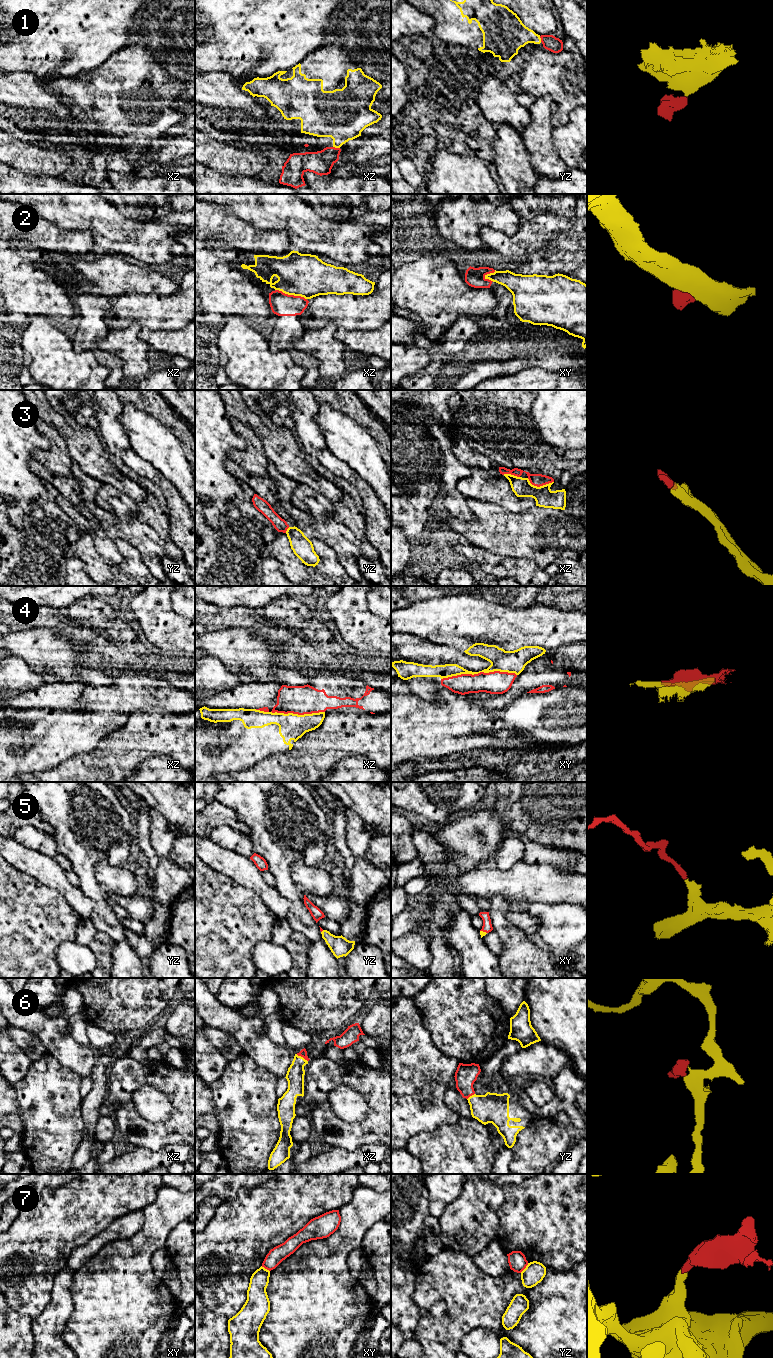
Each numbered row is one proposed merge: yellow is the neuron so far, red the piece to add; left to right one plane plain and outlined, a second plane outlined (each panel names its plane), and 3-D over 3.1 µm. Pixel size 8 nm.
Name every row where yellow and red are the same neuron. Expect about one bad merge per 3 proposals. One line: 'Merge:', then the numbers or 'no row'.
Merge: 1, 3, 4, 5, 6

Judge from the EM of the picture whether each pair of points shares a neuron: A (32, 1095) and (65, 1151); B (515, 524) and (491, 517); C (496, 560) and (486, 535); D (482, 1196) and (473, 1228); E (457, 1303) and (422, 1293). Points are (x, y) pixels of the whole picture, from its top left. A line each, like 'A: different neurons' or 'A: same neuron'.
A: same neuron
B: same neuron
C: different neurons
D: same neuron
E: same neuron

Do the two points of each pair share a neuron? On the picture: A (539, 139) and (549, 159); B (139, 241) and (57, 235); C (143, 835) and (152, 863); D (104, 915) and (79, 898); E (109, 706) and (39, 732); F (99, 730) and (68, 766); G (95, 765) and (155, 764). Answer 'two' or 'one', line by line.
A: one
B: two
C: one
D: two
E: one
F: two
G: two

